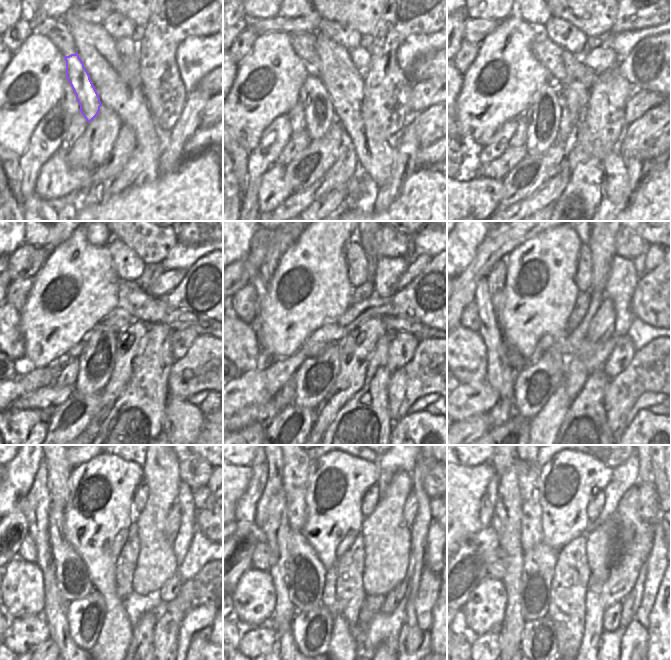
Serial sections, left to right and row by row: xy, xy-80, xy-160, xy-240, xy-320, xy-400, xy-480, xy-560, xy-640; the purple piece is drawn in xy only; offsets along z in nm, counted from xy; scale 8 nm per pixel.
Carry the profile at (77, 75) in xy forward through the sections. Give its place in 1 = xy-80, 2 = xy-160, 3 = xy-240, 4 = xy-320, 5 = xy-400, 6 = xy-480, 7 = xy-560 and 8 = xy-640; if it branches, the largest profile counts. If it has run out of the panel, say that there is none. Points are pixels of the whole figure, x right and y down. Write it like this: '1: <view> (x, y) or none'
1: xy-80 (319, 113)
2: xy-160 (544, 115)
3: xy-240 (96, 363)
4: xy-320 (316, 376)
5: xy-400 (534, 386)
6: xy-480 (85, 617)
7: xy-560 (313, 628)
8: xy-640 (544, 646)

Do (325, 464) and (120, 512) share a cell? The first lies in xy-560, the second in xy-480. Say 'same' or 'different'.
same

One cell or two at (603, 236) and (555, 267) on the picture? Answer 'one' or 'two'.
two

